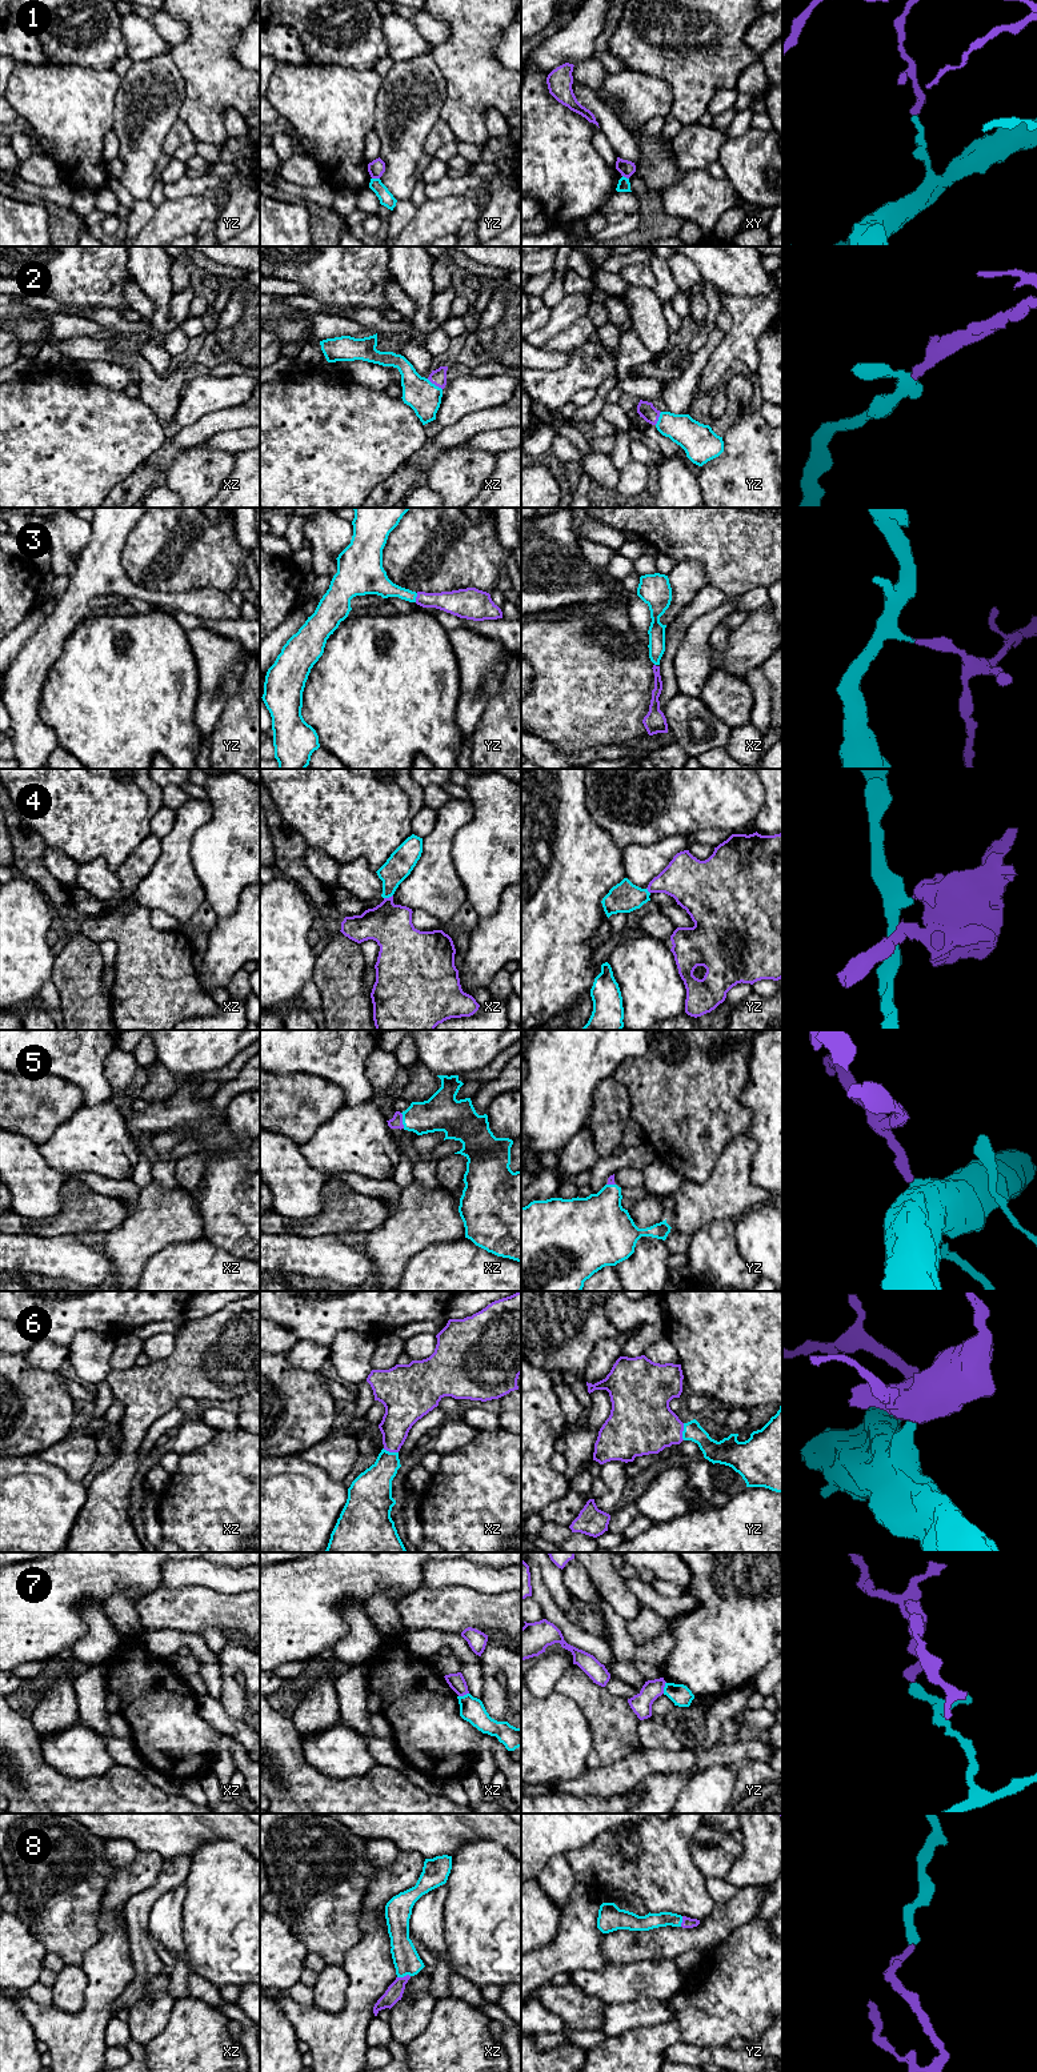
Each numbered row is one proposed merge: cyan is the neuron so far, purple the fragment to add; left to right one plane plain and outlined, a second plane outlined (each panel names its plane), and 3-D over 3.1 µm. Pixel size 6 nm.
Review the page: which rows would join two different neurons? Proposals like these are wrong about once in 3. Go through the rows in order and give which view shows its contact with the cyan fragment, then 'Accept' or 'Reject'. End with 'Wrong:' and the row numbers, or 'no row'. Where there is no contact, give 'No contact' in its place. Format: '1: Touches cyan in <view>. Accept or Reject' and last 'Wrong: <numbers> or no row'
1: Touches cyan in yz. Reject
2: Touches cyan in xz. Accept
3: Touches cyan in yz. Accept
4: Touches cyan in xz. Reject
5: Touches cyan in xz. Accept
6: Touches cyan in yz. Accept
7: Touches cyan in yz. Reject
8: Touches cyan in xz. Accept
Wrong: 1, 4, 7

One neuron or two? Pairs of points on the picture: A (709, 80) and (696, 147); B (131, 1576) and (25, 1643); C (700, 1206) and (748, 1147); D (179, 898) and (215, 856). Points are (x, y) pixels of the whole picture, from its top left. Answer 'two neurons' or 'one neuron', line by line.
A: two neurons
B: one neuron
C: one neuron
D: two neurons

